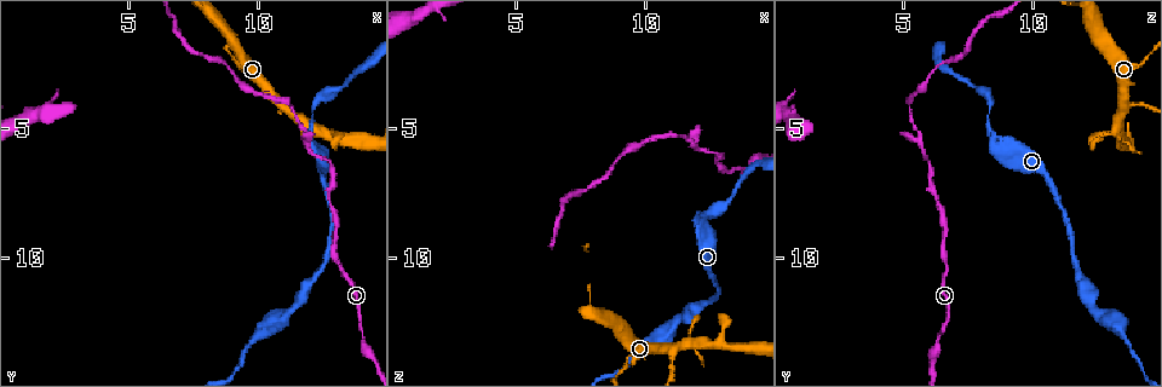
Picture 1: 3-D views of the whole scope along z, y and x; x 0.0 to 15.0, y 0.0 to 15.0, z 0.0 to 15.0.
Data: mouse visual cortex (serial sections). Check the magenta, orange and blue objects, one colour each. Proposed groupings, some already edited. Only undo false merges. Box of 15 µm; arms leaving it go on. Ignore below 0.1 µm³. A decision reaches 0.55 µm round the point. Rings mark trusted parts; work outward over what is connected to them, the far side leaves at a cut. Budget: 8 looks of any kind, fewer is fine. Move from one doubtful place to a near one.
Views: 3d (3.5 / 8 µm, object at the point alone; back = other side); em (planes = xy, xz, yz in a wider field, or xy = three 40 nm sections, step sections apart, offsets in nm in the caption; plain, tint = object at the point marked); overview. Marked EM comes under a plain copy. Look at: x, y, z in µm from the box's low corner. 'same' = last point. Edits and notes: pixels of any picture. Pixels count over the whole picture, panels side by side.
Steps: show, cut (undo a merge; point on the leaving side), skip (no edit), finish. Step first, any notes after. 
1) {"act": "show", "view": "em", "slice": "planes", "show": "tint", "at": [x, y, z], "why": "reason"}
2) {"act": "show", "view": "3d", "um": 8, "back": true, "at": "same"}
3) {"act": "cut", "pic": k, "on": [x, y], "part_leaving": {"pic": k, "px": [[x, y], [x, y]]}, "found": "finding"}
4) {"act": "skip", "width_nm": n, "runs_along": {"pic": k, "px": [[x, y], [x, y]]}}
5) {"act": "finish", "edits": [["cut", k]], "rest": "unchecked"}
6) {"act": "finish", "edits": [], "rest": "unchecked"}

{"act": "show", "view": "3d", "um": 8, "at": [14.0, 13.0, 6.4], "why": "a narrow waist"}

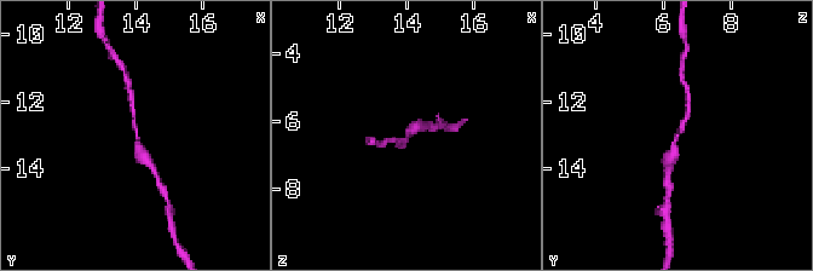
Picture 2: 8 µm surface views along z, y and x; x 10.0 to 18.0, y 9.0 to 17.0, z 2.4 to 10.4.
{"act": "show", "view": "em", "slice": "planes", "show": "tint", "at": [14.0, 13.1, 6.4], "why": "shape alone is not enough"}

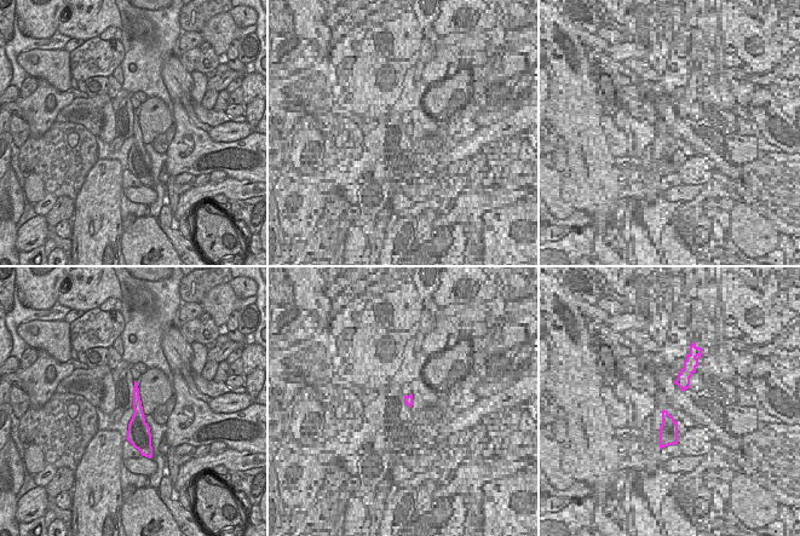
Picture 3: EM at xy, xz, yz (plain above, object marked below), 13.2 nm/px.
{"act": "skip", "arm_widths_nm": [200, 350], "runs_along": {"pic": 2, "px": [[132, 104], [138, 149], [151, 166]]}, "found": "all the same cell"}

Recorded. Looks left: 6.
{"act": "show", "view": "3d", "um": 3.5, "at": [11.4, 4.3, 5.3], "why": "thick turns thin"}

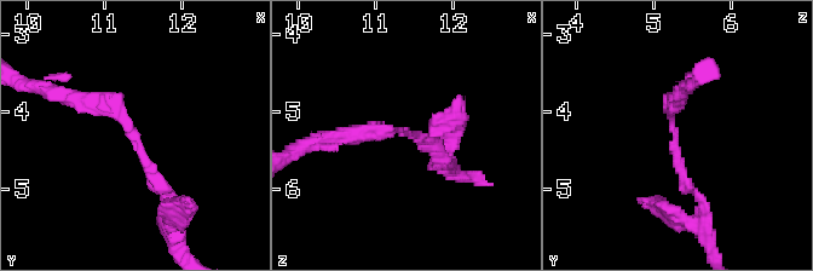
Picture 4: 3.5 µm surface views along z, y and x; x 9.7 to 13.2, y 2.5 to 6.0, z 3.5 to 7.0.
{"act": "show", "view": "em", "slice": "xy", "step": 1, "show": "tint", "at": [11.35, 4.25, 5.25]}

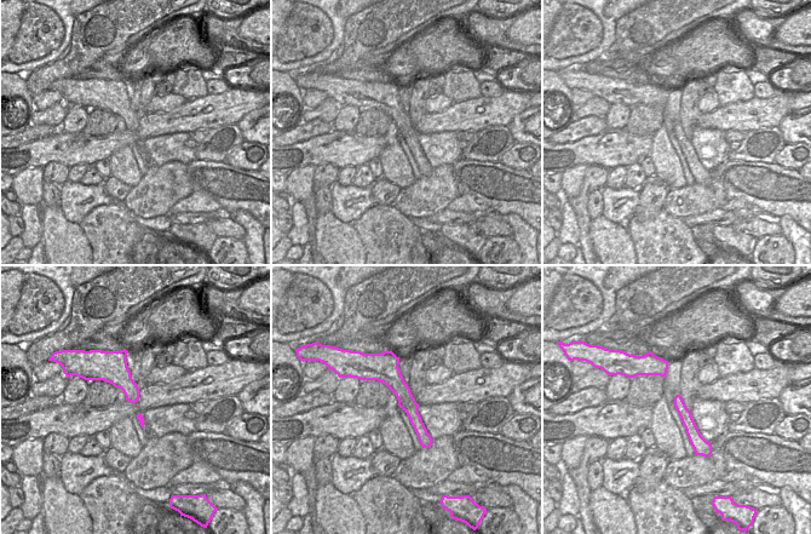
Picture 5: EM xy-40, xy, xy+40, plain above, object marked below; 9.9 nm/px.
{"act": "skip", "arm_widths_nm": [150, 250], "runs_along": {"pic": 5, "px": [[380, 356], [426, 443]]}, "found": "continuous, no second cell"}

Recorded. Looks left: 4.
{"act": "show", "view": "3d", "um": 8, "at": [12.2, 5.7, 8.7], "why": "thick turns thin"}

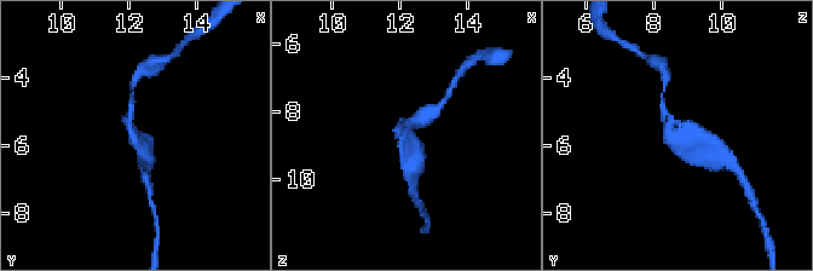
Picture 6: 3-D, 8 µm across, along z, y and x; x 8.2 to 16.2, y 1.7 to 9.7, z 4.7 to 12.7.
{"act": "show", "view": "em", "slice": "xy", "step": 1, "show": "tint", "at": [12.1, 5.7, 8.6], "why": "now the EM"}

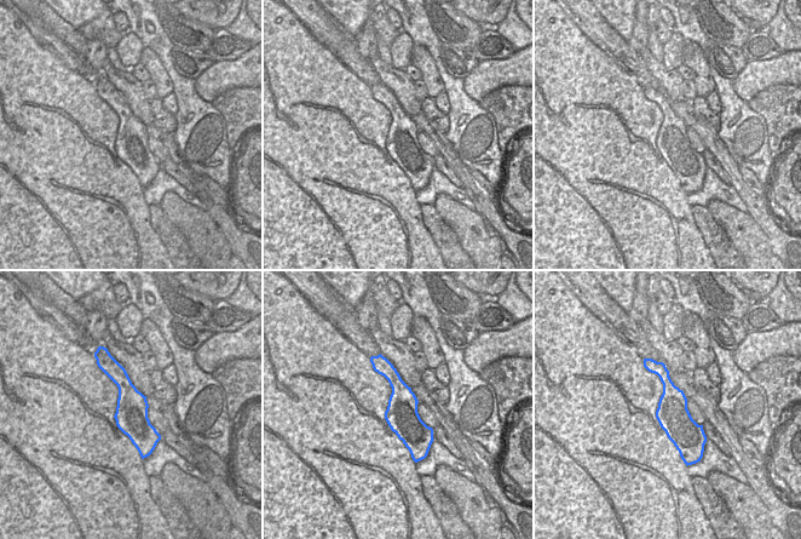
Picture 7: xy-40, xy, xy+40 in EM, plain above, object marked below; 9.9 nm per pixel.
{"act": "skip", "runs_along": {"pic": 6, "px": [[704, 144], [679, 142], [662, 104]]}, "found": "one cell here"}

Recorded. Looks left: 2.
{"act": "show", "view": "em", "slice": "planes", "show": "tint", "at": [12.3, 3.9, 8.4], "why": "calibre changes"}

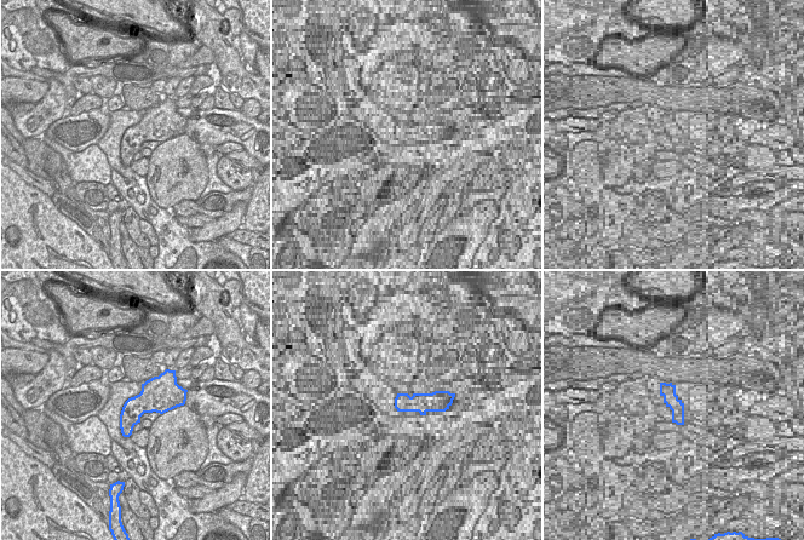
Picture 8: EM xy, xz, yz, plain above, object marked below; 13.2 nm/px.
{"act": "show", "view": "3d", "um": 3.5, "at": "same"}

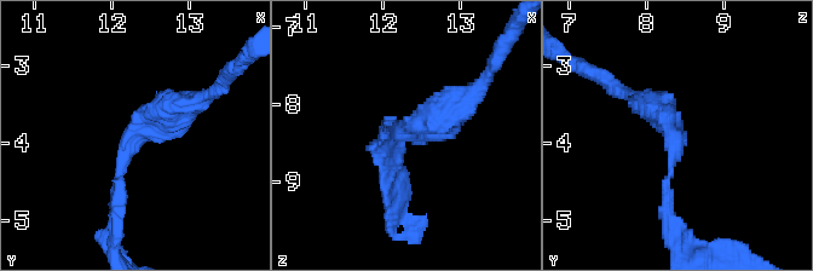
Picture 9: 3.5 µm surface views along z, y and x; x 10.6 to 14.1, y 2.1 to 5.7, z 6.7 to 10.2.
{"act": "skip", "runs_along": {"pic": 9, "px": [[117, 207], [125, 143], [199, 99]]}, "found": "all the same cell"}

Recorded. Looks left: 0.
{"act": "finish", "edits": [], "rest": "unchecked"}

